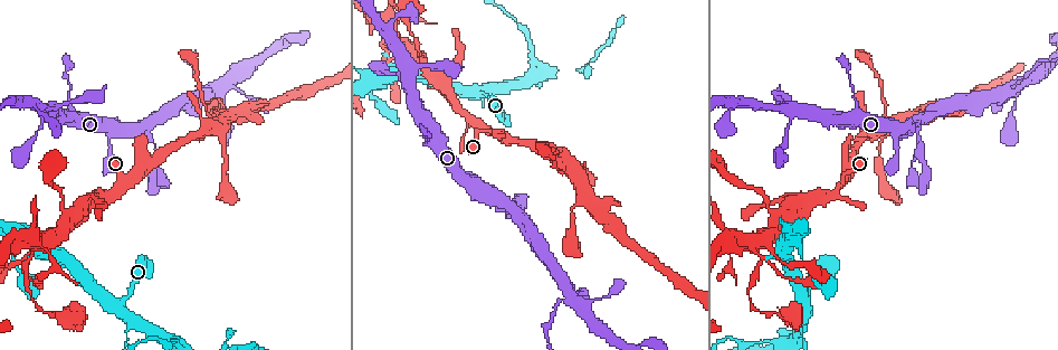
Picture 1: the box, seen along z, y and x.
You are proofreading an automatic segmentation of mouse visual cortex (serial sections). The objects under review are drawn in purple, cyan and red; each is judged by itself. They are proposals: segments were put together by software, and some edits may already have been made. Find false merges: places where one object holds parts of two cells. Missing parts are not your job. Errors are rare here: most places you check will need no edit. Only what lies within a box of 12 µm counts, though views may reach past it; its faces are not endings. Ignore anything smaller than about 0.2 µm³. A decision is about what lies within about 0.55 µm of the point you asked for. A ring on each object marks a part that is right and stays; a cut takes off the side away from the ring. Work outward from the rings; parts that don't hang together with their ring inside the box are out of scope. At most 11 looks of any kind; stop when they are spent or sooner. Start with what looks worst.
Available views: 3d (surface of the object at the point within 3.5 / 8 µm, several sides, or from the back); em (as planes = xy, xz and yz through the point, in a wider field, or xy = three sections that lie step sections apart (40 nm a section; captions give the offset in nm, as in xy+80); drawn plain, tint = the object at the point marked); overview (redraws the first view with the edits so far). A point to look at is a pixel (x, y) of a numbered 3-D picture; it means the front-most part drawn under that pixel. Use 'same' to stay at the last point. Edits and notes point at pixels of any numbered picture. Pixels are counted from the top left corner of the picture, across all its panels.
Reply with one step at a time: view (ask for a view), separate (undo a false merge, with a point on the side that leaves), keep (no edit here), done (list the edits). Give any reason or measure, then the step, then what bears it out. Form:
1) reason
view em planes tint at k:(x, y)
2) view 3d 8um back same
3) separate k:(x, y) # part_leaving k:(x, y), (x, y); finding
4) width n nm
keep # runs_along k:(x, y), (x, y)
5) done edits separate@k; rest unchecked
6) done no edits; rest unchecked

view 3d 3.5um at 1:(38, 247)

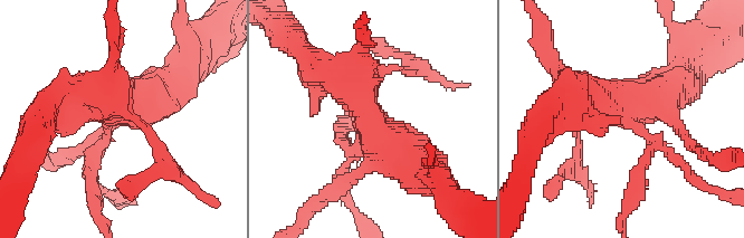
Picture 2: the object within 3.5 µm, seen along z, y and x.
arms 4; arm_widths 150, 200, 500, 600 nm
view em xy step 3 tint at 2:(630, 112)

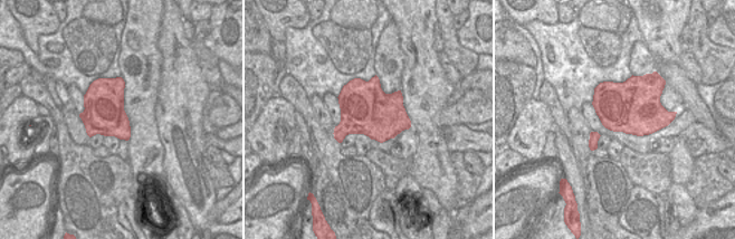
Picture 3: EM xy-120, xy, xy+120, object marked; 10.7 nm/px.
width 550 nm
keep # runs_along 2:(422, 173), (331, 73); continuous, no second cell

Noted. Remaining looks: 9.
thin arm on a thick one
view 3d 3.5um at 1:(126, 330)

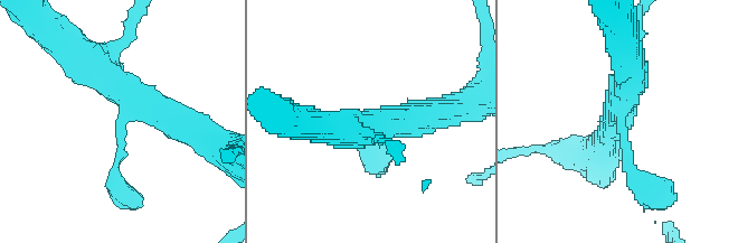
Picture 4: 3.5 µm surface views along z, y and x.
arms 3; arm_widths 150, 300, 400 nm
view em xy step 1 plain at 4:(125, 115)

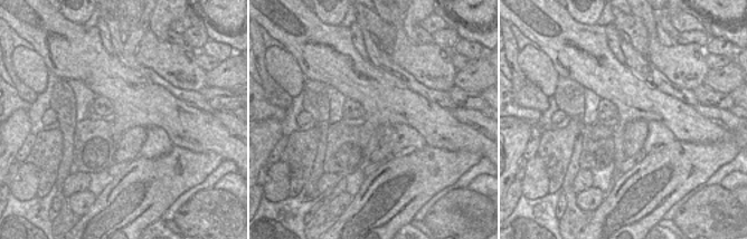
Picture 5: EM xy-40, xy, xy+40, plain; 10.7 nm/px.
where the object lies
view em xy step 1 tint same

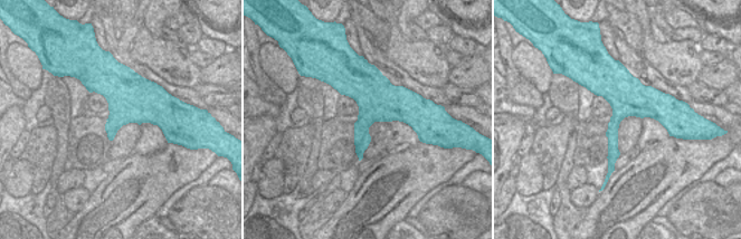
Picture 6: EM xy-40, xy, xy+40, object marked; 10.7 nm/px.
keep # runs_along 4:(632, 57), (621, 130), (632, 170), (646, 178); one cell here

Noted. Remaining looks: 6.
side arm on a straight run
view 3d 3.5um back at 1:(914, 122)

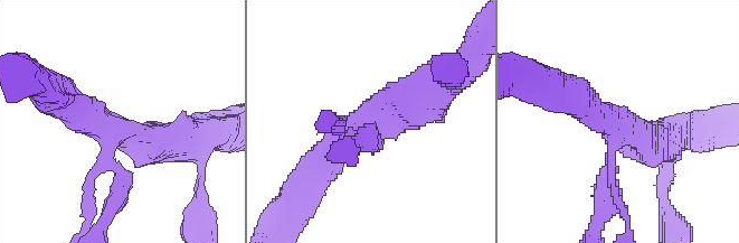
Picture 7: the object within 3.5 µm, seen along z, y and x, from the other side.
view em xy step 1 tint at 7:(105, 130)

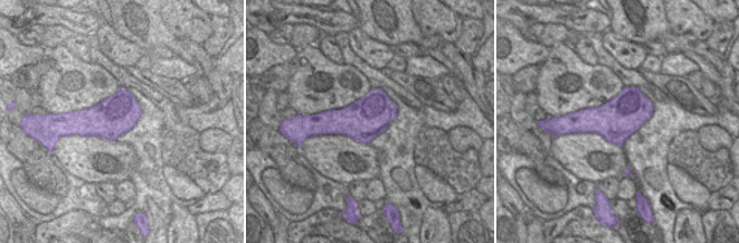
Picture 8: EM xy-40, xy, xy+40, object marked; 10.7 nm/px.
keep # runs_along 7:(417, 91), (386, 102), (308, 177); one cell here

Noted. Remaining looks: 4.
small branch off a trunk
view 3d 3.5um at 1:(1011, 92)

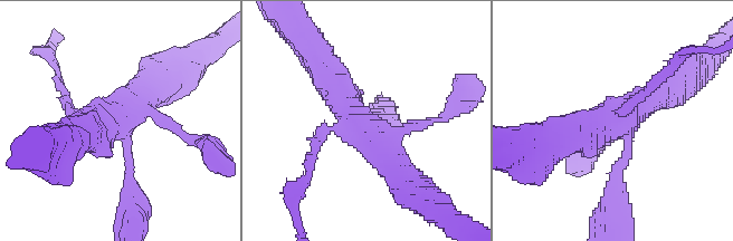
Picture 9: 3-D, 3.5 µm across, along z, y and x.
view em xy step 1 tint at 9:(613, 125)

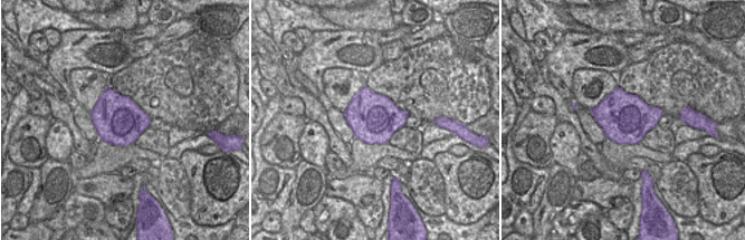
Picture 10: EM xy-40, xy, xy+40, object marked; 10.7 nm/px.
keep # runs_along 9:(323, 64), (363, 133), (398, 173); continuous, no second cell

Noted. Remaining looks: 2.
done no edits; rest unchecked

